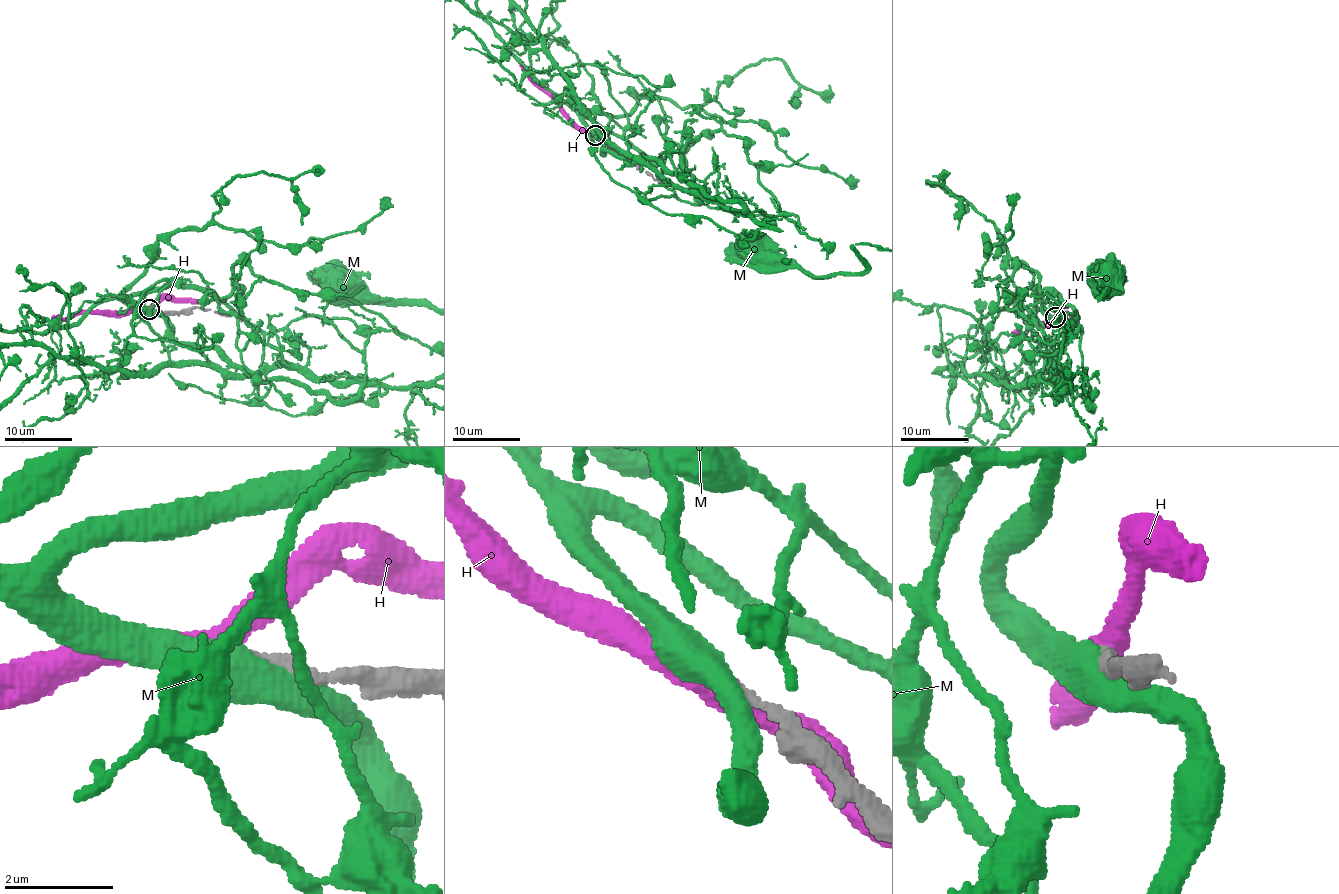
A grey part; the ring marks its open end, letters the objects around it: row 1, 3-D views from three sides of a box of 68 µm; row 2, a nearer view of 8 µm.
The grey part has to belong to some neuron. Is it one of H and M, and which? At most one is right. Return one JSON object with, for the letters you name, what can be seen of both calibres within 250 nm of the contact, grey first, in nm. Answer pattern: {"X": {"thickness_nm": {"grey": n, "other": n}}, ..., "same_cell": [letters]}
{"same_cell": []}

